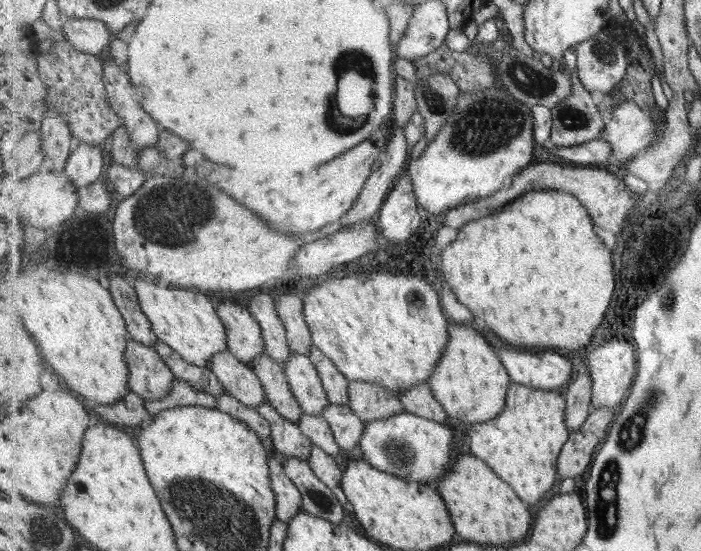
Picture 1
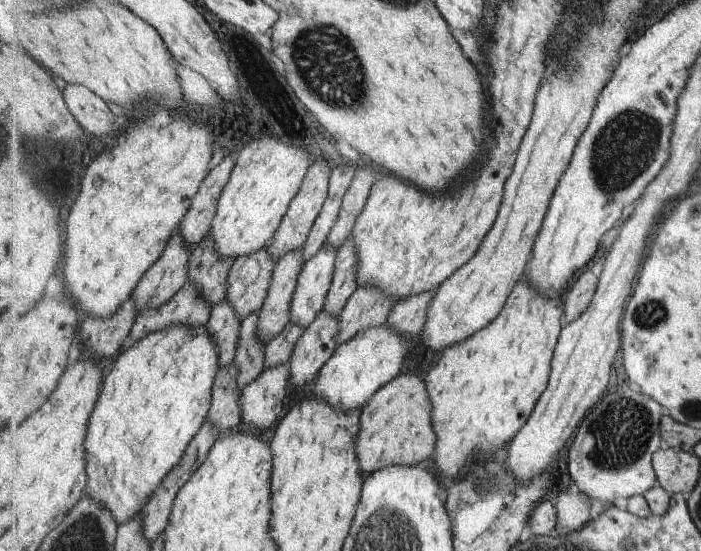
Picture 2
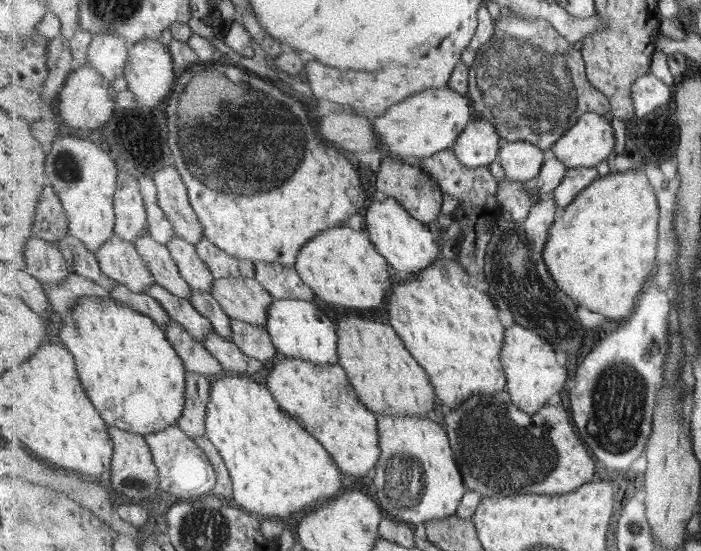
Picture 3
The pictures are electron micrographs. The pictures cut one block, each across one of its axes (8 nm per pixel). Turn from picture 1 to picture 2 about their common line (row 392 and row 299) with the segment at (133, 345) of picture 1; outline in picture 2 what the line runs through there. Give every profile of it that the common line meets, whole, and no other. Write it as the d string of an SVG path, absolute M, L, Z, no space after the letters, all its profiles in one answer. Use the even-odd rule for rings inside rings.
M177 228L161 258L149 268L134 290L138 312L169 302L189 282L191 250L181 228Z

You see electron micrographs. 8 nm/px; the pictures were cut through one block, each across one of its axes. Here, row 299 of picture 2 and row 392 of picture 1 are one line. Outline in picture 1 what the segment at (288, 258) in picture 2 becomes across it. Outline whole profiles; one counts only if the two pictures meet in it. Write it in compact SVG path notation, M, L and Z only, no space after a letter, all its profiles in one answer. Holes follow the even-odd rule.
M267 353L261 354L250 365L259 375L261 382L264 383L269 402L287 420L299 425L304 410L301 408L297 397L293 394L288 374L285 373L285 366L278 363Z

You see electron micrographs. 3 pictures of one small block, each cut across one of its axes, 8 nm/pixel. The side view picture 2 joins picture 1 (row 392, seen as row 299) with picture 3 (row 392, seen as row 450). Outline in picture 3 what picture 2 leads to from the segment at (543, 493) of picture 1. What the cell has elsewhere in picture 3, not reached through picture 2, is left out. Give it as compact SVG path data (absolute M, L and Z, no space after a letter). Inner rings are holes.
M437 259L431 266L424 268L407 282L398 282L388 298L388 320L404 340L405 346L425 367L436 396L443 400L443 404L457 408L461 406L461 398L471 398L479 392L485 394L500 393L505 390L508 381L501 351L504 345L506 328L497 316L497 307L488 292L481 292L473 288L471 274L466 266L455 259Z

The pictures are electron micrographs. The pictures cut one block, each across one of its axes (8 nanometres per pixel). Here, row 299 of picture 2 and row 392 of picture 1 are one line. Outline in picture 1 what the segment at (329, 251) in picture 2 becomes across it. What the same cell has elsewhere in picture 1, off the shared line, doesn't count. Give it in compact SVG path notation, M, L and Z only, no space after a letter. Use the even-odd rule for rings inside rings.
M291 352L289 360L283 364L288 374L293 394L307 414L323 415L323 410L330 405L324 382L313 361L308 355Z

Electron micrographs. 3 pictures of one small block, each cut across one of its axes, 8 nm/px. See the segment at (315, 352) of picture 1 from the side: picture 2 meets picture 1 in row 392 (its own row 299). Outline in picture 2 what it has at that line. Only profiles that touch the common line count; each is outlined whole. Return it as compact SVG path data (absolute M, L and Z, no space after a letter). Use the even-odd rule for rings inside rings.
M353 234L337 251L336 272L324 310L339 317L350 296L359 288L358 248Z

